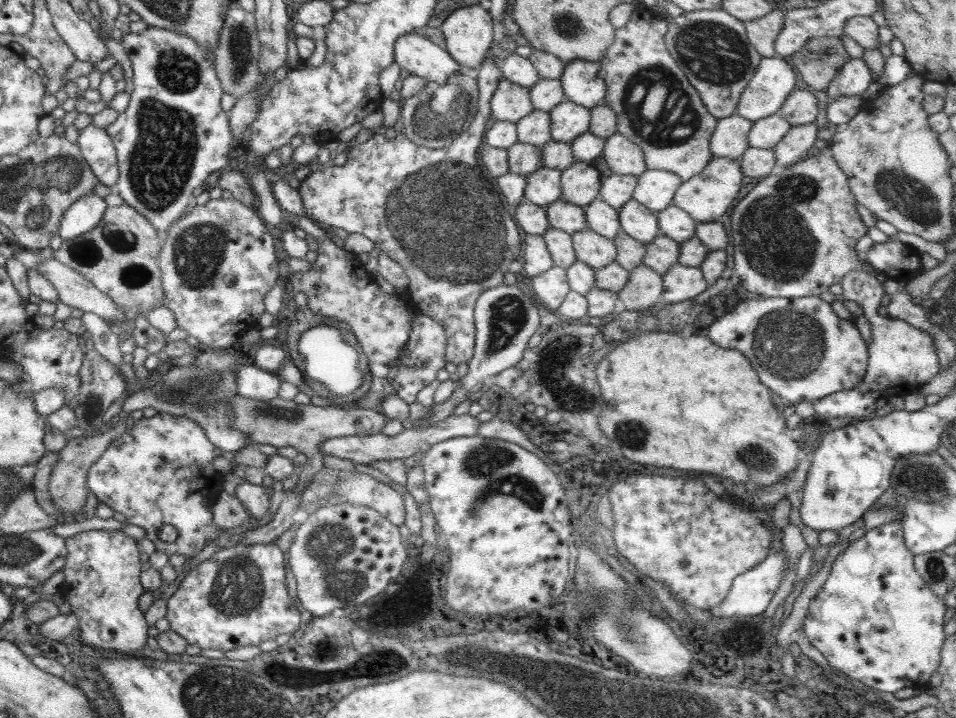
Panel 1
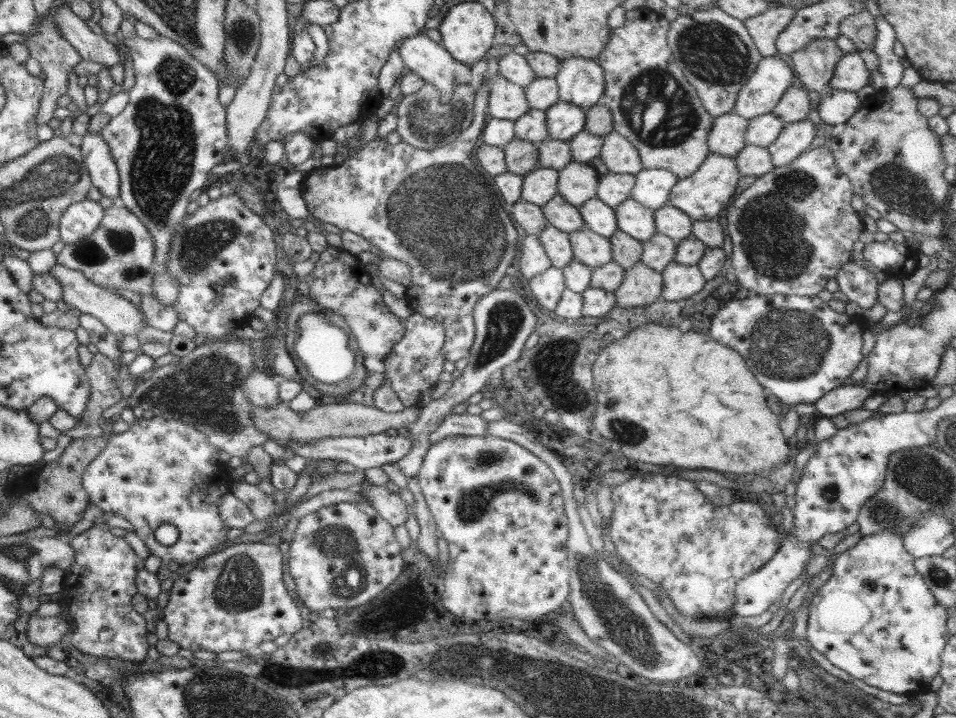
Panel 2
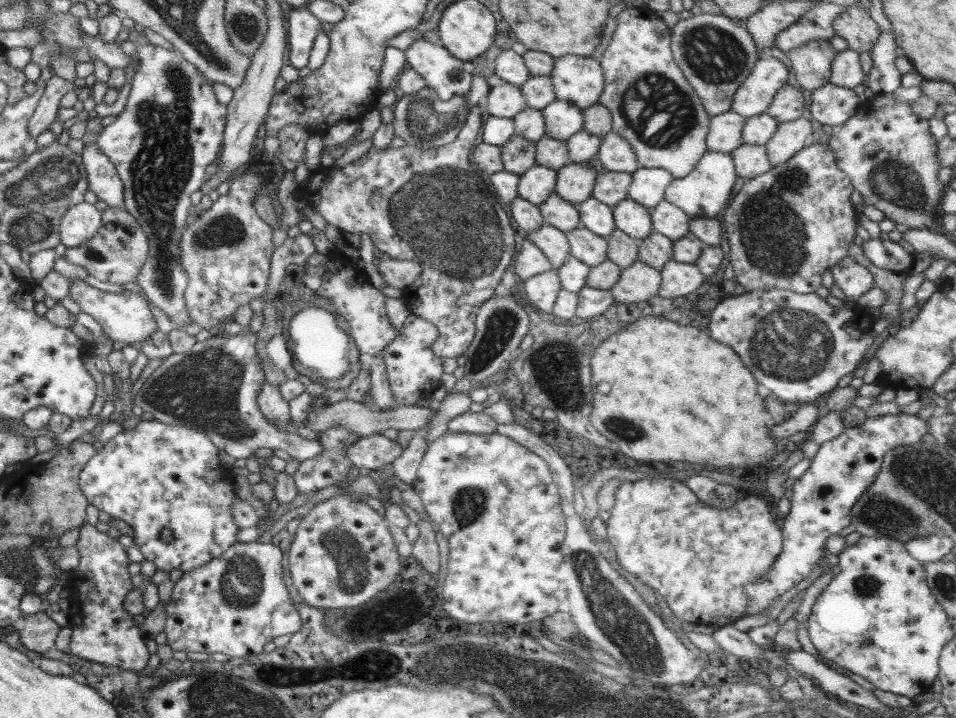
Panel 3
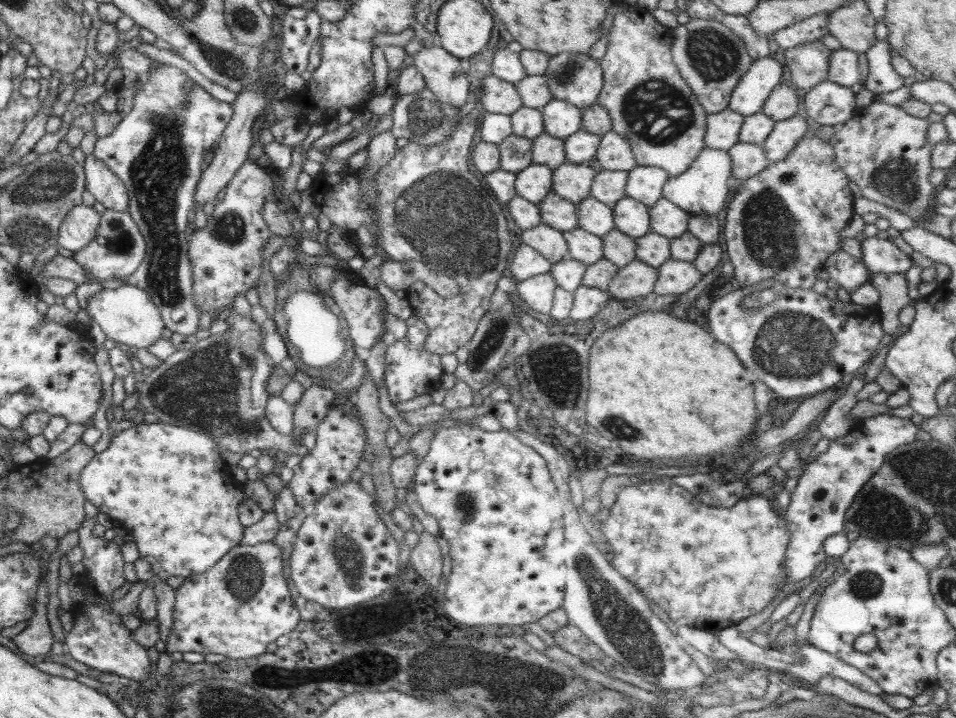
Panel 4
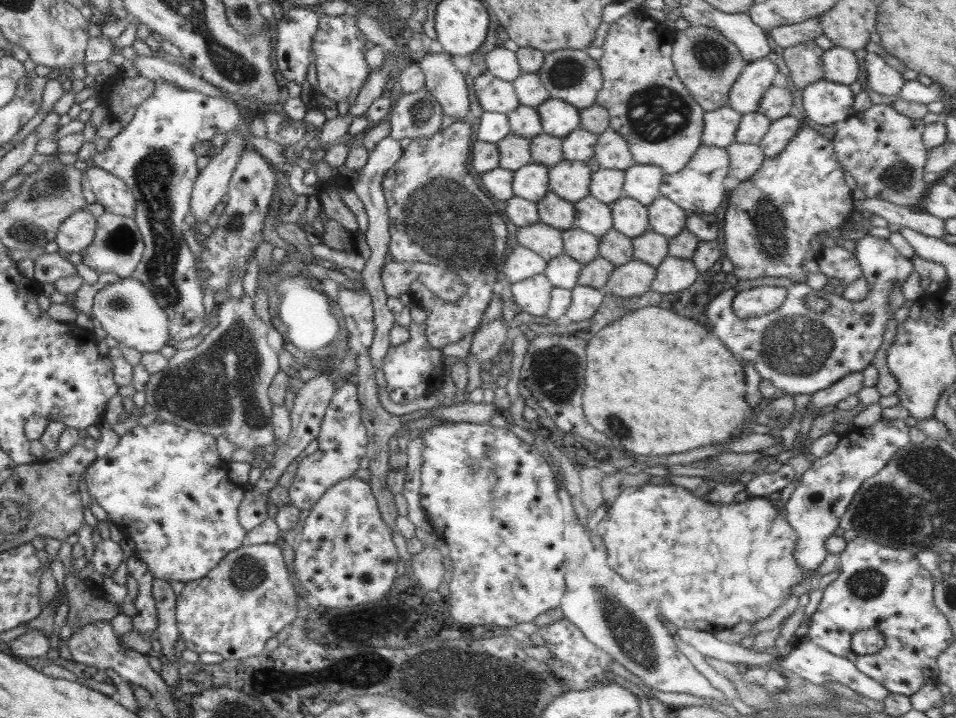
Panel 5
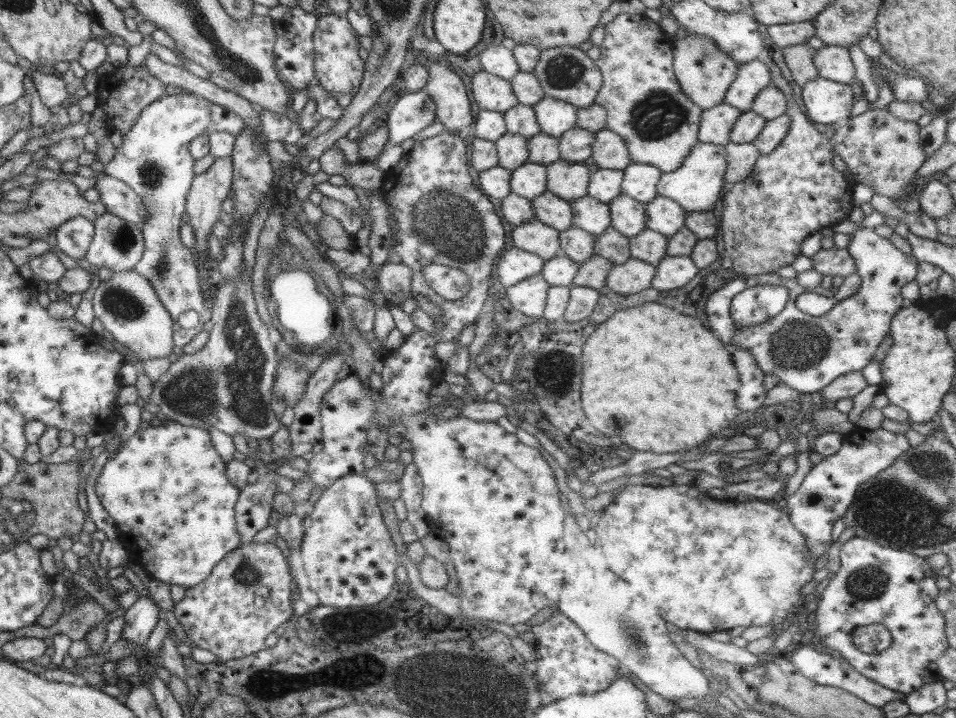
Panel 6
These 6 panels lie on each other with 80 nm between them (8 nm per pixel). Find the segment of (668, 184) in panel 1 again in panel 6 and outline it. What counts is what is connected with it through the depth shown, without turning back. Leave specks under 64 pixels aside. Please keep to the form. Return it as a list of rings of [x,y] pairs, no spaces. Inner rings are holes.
[[[632,162],[623,170],[622,193],[637,202],[648,204],[657,196],[662,173],[655,166]]]

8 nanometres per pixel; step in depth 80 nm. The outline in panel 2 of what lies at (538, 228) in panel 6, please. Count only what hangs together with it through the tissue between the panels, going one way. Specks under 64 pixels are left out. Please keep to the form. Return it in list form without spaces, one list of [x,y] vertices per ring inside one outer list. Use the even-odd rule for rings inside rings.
[[[548,224],[542,232],[539,232],[538,238],[546,255],[550,258],[552,267],[564,268],[574,260],[567,232],[562,232],[562,230]]]

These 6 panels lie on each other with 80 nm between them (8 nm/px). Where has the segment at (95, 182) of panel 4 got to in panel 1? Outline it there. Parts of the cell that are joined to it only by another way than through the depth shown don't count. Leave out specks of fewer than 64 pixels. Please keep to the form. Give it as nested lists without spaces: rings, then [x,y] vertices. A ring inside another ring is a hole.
[[[90,123],[76,143],[81,150],[81,155],[88,162],[92,172],[96,175],[98,183],[108,187],[115,187],[119,179],[117,154],[115,145],[104,128],[99,128]]]

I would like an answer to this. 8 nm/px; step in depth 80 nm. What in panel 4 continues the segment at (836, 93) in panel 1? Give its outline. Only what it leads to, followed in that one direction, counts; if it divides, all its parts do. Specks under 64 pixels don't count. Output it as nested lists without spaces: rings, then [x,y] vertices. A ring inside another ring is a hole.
[[[844,47],[831,51],[827,79],[847,87],[860,82],[859,59],[857,52]]]

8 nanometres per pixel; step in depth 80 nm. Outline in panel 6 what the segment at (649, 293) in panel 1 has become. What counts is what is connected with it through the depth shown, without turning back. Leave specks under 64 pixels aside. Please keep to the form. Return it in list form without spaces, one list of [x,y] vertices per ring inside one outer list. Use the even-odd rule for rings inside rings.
[[[631,257],[625,264],[613,265],[605,285],[621,295],[634,294],[651,287],[655,272],[655,266]]]

